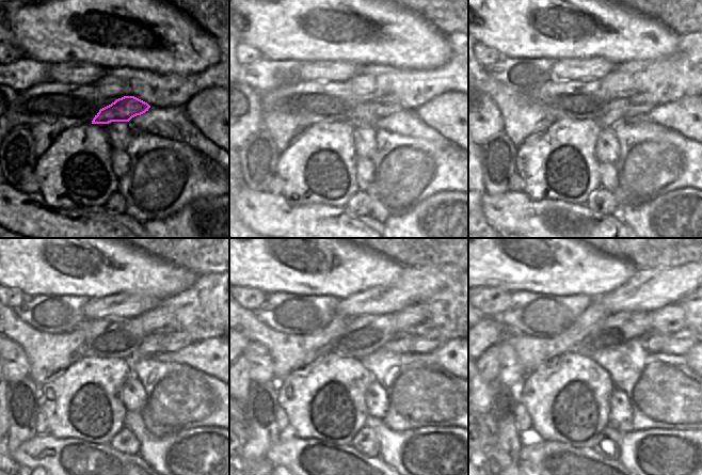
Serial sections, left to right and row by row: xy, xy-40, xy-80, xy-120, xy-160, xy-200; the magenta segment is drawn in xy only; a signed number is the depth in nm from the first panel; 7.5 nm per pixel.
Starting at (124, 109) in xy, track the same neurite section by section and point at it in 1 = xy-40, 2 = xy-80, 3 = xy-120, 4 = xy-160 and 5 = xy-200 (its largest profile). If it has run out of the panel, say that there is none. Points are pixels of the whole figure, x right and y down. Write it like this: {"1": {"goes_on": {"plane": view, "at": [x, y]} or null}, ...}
{"1": {"goes_on": {"plane": "xy-40", "at": [369, 112]}}, "2": {"goes_on": {"plane": "xy-80", "at": [620, 109]}}, "3": {"goes_on": {"plane": "xy-120", "at": [155, 345]}}, "4": {"goes_on": {"plane": "xy-160", "at": [403, 343]}}, "5": {"goes_on": {"plane": "xy-200", "at": [680, 343]}}}

